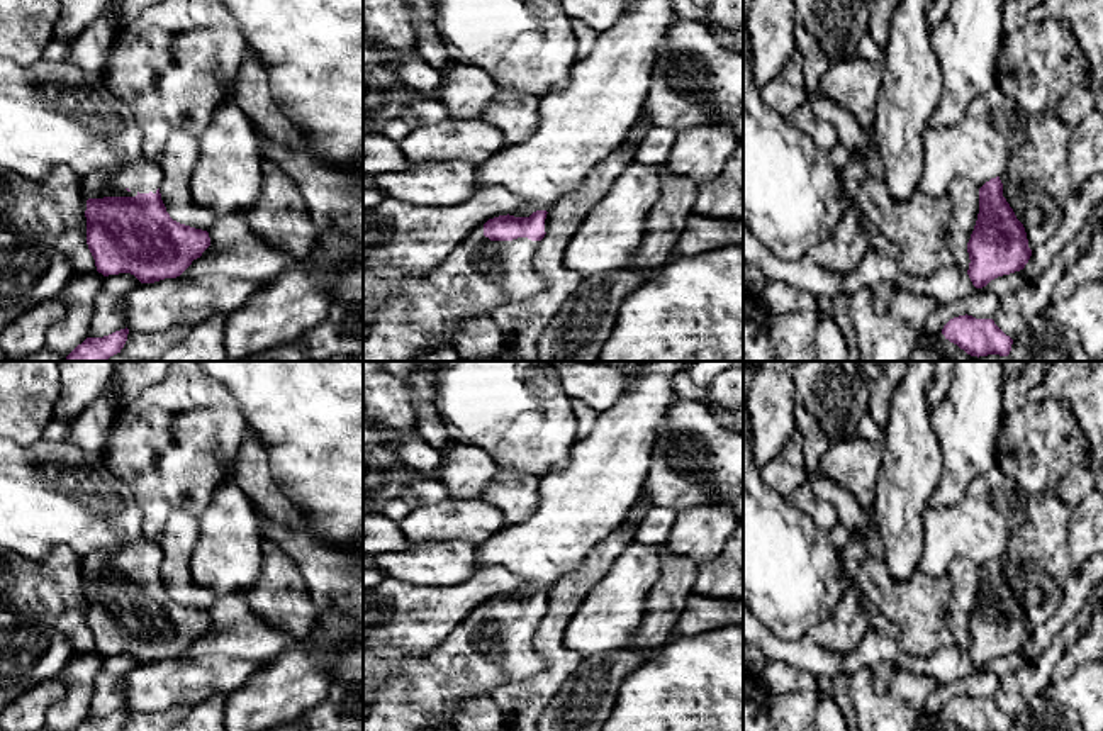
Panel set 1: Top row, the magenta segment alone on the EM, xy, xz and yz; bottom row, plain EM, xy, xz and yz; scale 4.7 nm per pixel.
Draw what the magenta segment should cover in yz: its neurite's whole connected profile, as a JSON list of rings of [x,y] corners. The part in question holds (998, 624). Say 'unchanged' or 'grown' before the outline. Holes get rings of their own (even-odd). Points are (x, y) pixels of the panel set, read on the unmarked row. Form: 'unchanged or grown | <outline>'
grown | [[[1057,492],[1028,497],[1027,519],[1013,531],[1005,553],[979,568],[979,594],[967,622],[971,639],[967,655],[976,668],[1023,650],[1032,631],[1059,609],[1072,568],[1069,551],[1072,512],[1074,505],[1064,504]]]

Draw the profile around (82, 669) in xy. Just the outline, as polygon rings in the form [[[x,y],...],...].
[[[75,653],[58,675],[68,684],[68,692],[46,712],[46,726],[54,731],[73,731],[81,724],[92,709],[92,692],[97,675],[102,670],[104,655]]]

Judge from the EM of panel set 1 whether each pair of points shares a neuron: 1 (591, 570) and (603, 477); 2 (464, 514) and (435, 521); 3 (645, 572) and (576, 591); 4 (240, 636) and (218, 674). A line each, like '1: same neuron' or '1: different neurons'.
1: different neurons
2: same neuron
3: different neurons
4: different neurons

